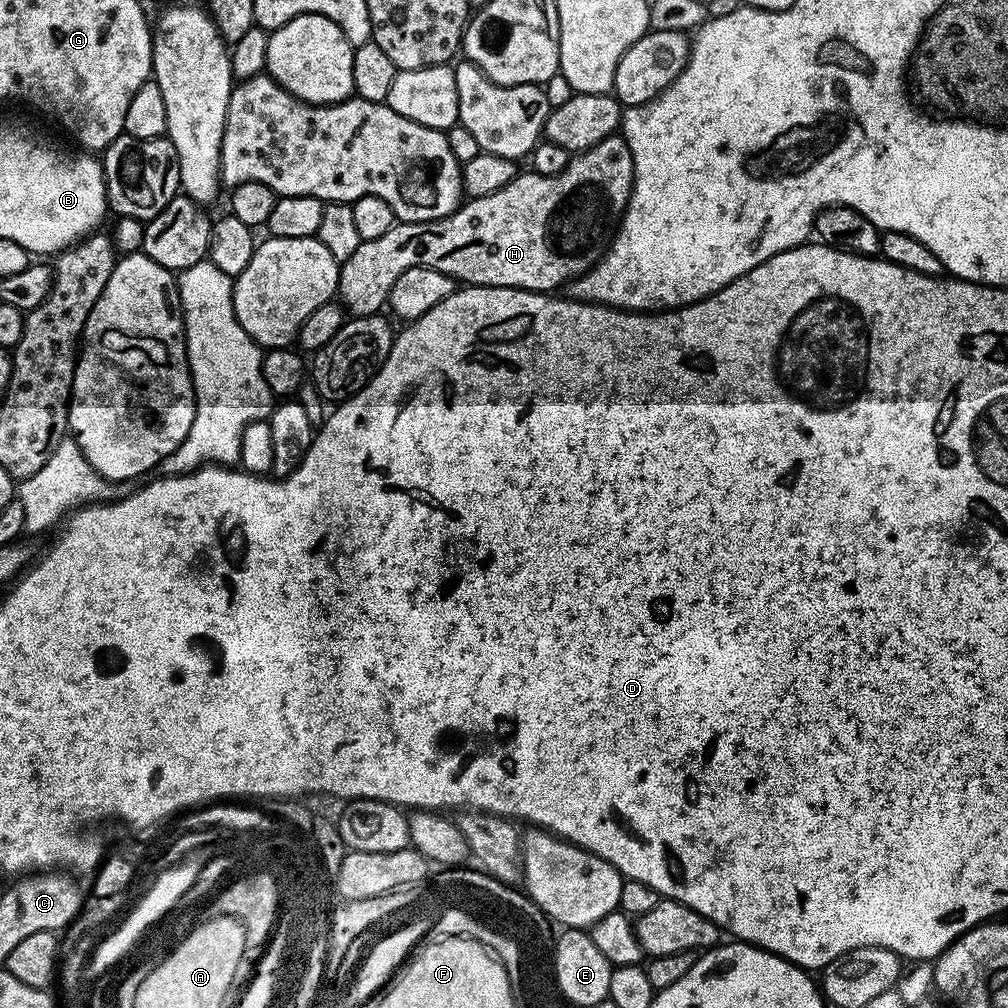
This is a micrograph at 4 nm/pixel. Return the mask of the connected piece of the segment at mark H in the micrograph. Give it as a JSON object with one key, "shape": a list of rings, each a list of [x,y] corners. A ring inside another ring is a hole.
{"shape":[[[623,135],[607,136],[600,144],[596,144],[590,150],[573,155],[568,161],[566,170],[562,170],[558,174],[543,176],[531,170],[521,171],[514,181],[515,187],[520,187],[520,192],[494,190],[494,194],[473,196],[467,202],[461,203],[455,212],[451,212],[449,216],[444,216],[440,220],[414,222],[413,224],[397,222],[393,228],[386,230],[386,234],[382,234],[382,238],[361,240],[358,250],[354,250],[354,254],[350,254],[350,258],[342,261],[340,264],[340,287],[338,289],[339,303],[353,317],[377,315],[387,305],[388,295],[394,286],[394,282],[398,282],[398,278],[402,278],[402,274],[411,268],[433,268],[464,286],[475,286],[477,288],[521,288],[527,292],[555,293],[557,290],[560,290],[556,288],[562,287],[564,283],[565,287],[569,282],[575,280],[577,276],[583,276],[604,255],[612,237],[618,231],[618,225],[628,205],[628,199],[632,193],[633,174],[634,158],[630,154],[630,146],[624,141]]]}

